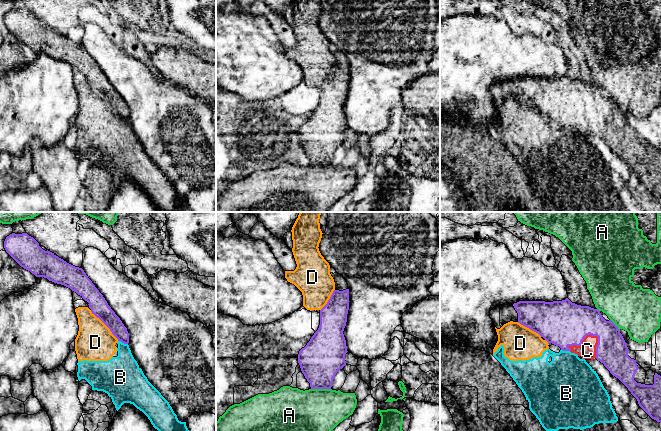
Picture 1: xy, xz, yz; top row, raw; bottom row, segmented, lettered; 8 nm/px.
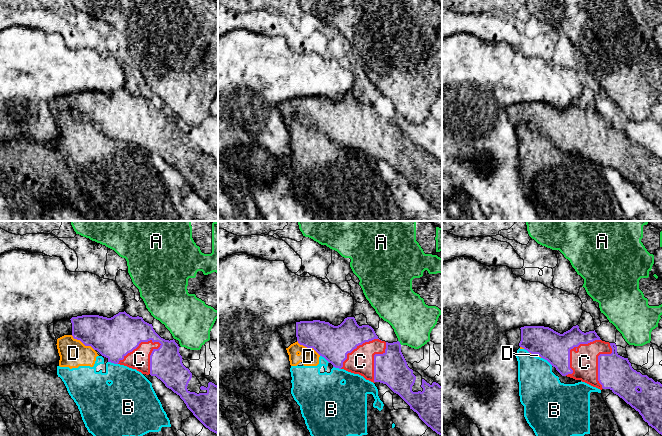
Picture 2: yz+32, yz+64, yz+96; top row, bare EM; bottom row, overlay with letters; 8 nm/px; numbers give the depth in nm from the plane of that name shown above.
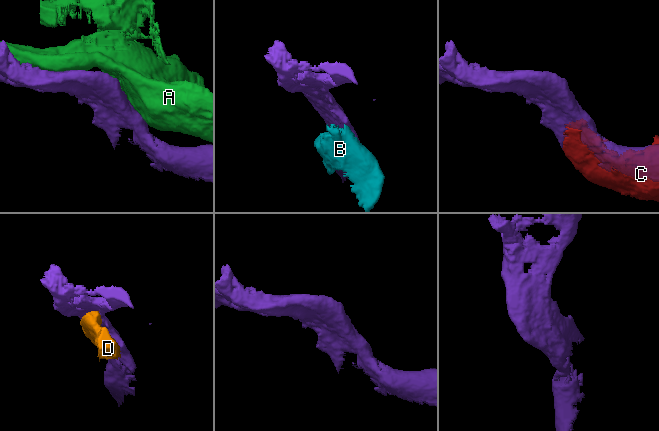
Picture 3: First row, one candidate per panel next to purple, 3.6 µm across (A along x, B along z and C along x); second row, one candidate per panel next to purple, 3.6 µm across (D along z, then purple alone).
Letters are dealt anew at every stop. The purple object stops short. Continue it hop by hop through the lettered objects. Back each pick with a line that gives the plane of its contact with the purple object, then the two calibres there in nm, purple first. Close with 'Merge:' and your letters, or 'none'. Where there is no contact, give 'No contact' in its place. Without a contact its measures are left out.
C: Touches purple in yz. Thickness 360 nm (purple) against 140 nm
Merge: C

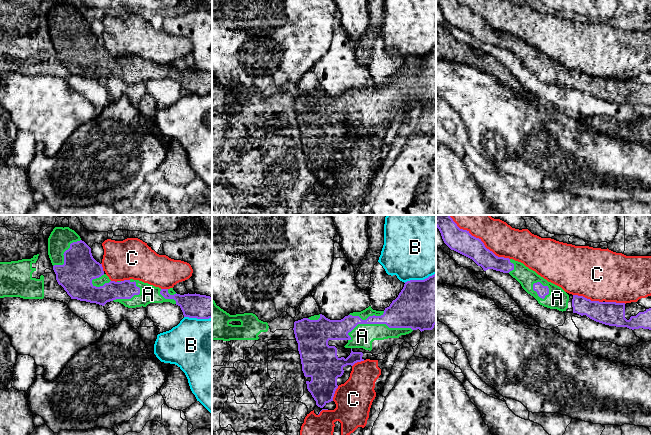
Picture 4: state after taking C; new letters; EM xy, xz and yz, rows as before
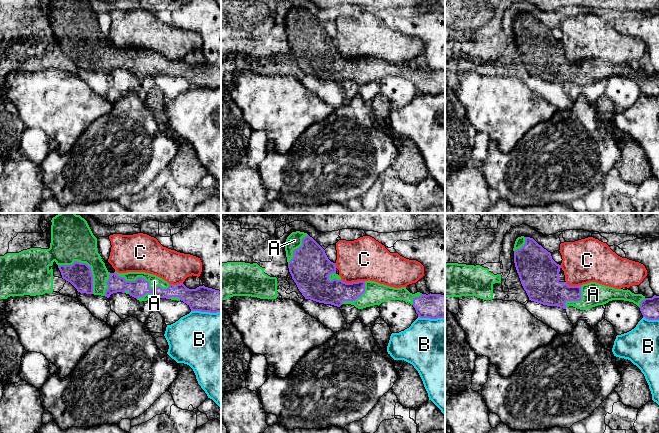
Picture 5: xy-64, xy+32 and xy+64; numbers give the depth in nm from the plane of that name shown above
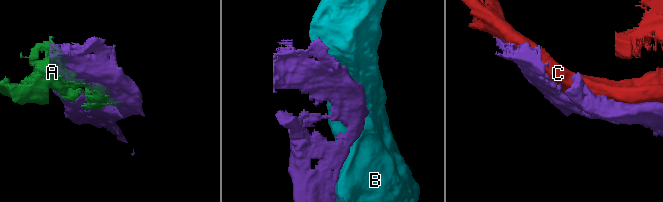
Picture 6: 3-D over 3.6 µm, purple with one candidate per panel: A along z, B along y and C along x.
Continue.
A: Touches purple in xz. Thickness 280 nm (purple) against 190 nm
Merge: A

